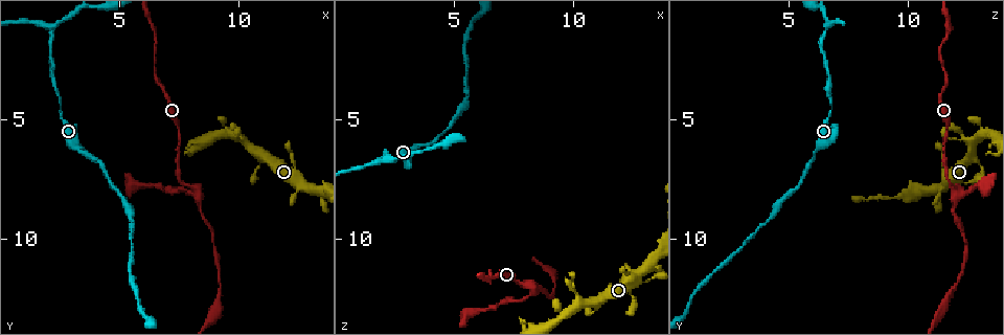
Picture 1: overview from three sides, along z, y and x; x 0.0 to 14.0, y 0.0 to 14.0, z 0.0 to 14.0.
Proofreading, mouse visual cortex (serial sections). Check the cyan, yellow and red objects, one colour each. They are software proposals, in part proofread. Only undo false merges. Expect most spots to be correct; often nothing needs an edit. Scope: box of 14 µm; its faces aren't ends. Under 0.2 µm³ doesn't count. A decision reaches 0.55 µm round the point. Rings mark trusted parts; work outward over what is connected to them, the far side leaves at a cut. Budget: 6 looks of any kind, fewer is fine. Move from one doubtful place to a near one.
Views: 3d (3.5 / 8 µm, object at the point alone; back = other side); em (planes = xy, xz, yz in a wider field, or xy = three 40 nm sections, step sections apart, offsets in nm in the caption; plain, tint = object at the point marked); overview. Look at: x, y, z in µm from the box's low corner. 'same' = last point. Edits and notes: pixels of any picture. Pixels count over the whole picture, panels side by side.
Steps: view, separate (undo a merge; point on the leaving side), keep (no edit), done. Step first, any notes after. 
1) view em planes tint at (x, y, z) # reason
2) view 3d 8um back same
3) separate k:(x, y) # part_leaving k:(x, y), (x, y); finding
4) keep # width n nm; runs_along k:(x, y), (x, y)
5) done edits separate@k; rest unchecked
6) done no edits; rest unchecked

view 3d 3.5um at (12.7, 7.7, 11.7) # two arms in line, one across

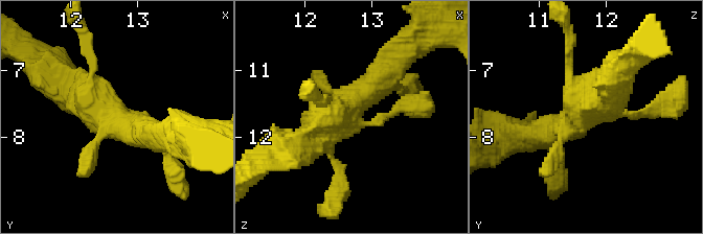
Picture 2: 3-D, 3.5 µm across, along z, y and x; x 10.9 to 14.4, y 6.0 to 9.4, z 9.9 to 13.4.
view em xy step 2 tint at (12.80, 7.65, 11.80) # now the EM

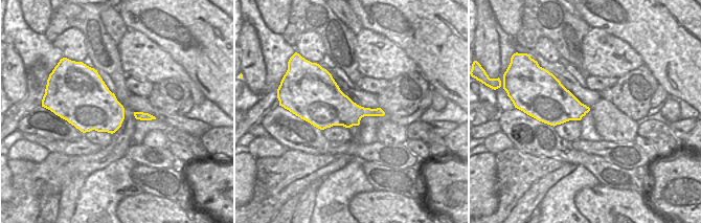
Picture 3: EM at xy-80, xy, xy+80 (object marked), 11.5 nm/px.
view em xy step 1 tint same # cut it another way

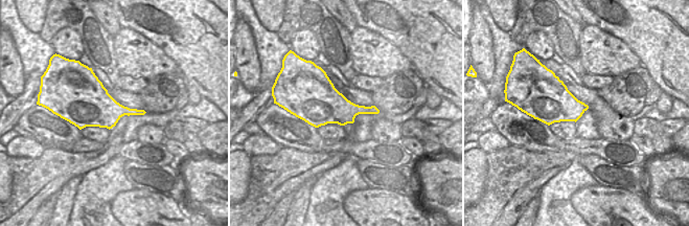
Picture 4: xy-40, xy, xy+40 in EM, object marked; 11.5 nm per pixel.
keep # runs_along 2:(296, 146), (389, 66); one cell here

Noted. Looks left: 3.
view 3d 3.5um at (8.3, 8.0, 12.1) # three-way junction

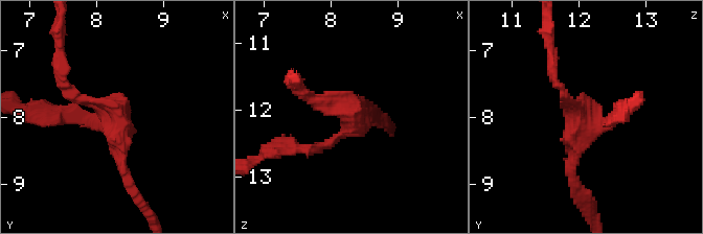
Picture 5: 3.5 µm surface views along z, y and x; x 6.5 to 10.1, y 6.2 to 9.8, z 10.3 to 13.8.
view em planes tint at (8.35, 8.15, 12.05) # arms 3; arm_widths 100, 150, 150 nm

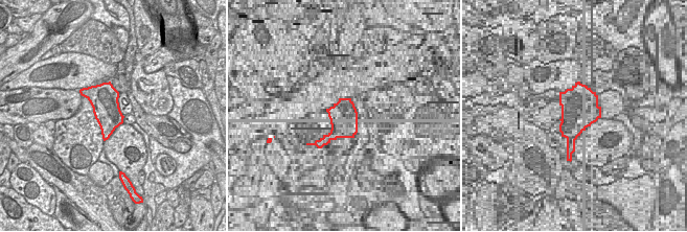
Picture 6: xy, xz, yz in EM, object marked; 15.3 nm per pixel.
view em xy step 1 tint same # cut it another way

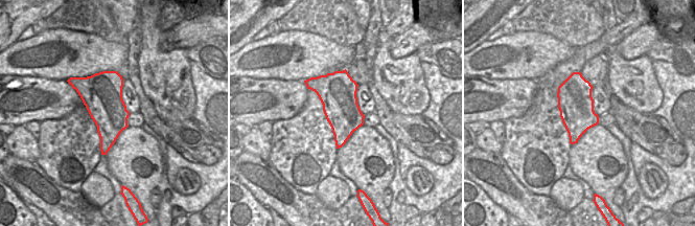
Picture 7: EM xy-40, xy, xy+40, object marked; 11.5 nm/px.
keep # width 420 nm; runs_along 5:(67, 90), (118, 119), (132, 190); one cell here

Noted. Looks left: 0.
done no edits; rest unchecked

